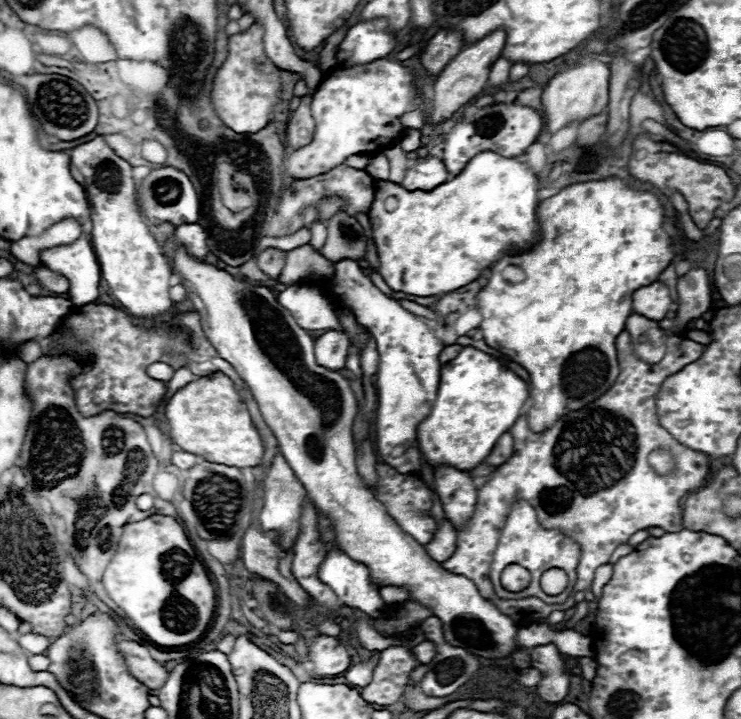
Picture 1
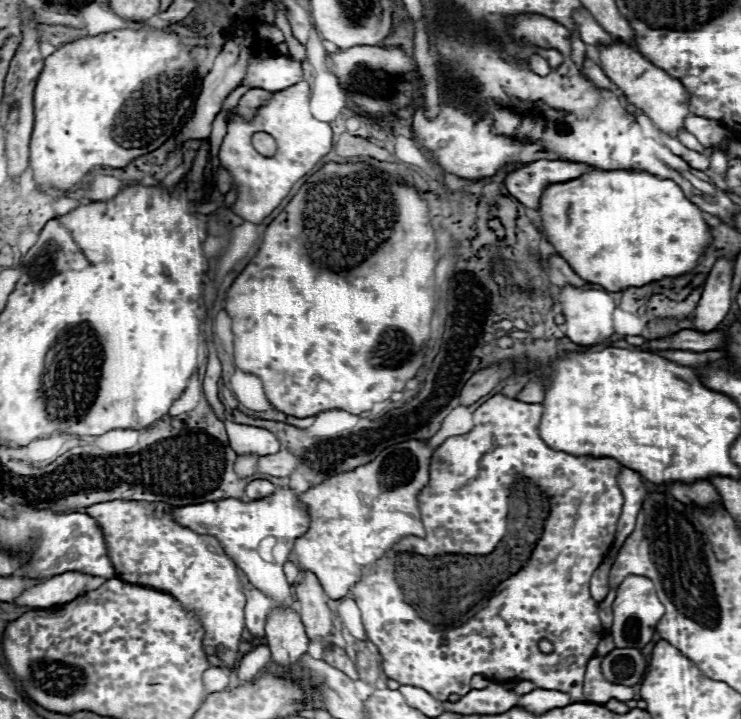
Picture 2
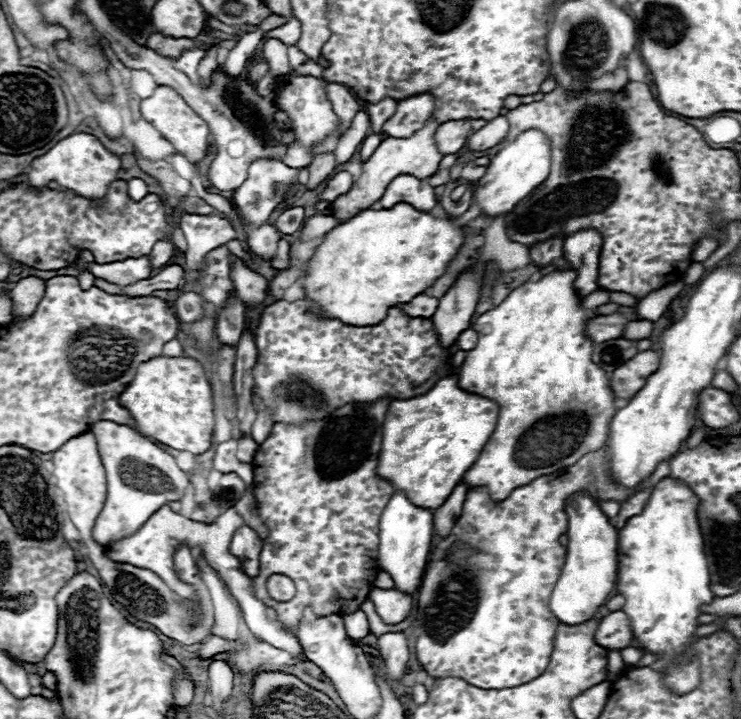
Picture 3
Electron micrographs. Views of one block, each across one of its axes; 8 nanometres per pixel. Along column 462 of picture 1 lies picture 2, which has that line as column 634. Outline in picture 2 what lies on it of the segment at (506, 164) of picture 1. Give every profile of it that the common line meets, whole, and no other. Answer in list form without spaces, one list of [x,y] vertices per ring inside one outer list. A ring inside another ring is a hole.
[[[592,168],[574,180],[548,184],[540,196],[538,220],[542,236],[572,266],[572,270],[586,282],[600,284],[608,292],[692,272],[698,258],[704,254],[704,248],[712,242],[700,208],[682,194],[678,184],[642,170]]]

